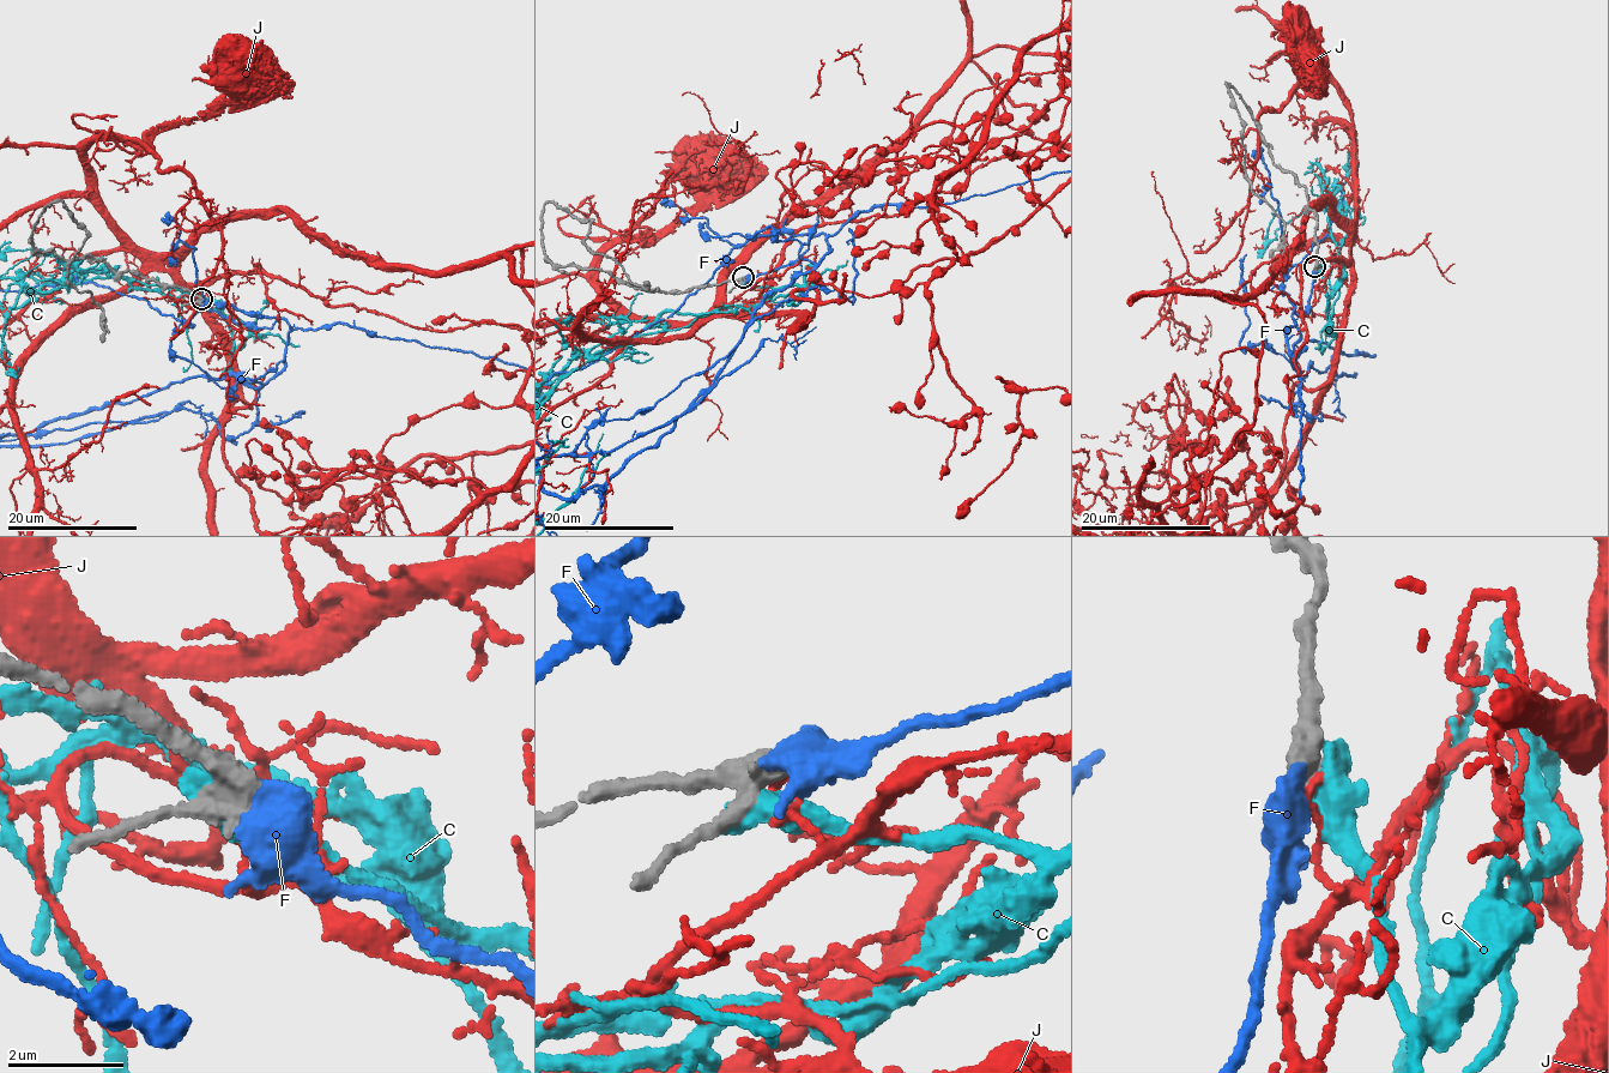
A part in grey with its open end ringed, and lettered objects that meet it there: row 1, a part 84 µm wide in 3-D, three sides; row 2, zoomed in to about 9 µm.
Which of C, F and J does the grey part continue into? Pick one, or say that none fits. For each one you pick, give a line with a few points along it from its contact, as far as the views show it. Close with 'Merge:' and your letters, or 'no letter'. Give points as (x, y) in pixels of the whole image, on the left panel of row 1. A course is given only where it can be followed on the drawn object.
Merge: no letter

